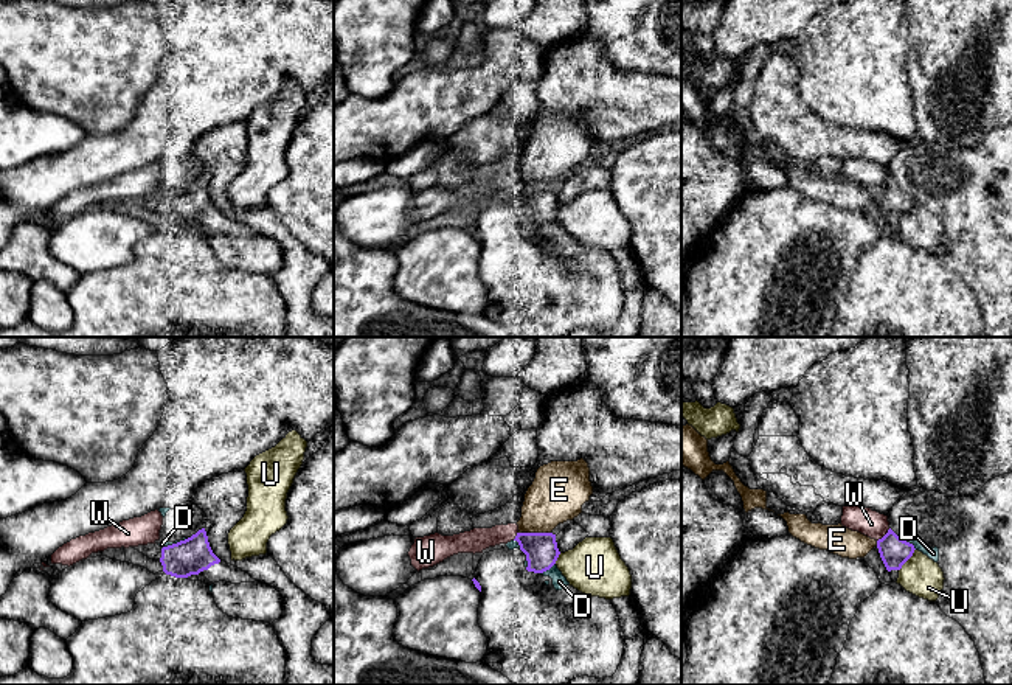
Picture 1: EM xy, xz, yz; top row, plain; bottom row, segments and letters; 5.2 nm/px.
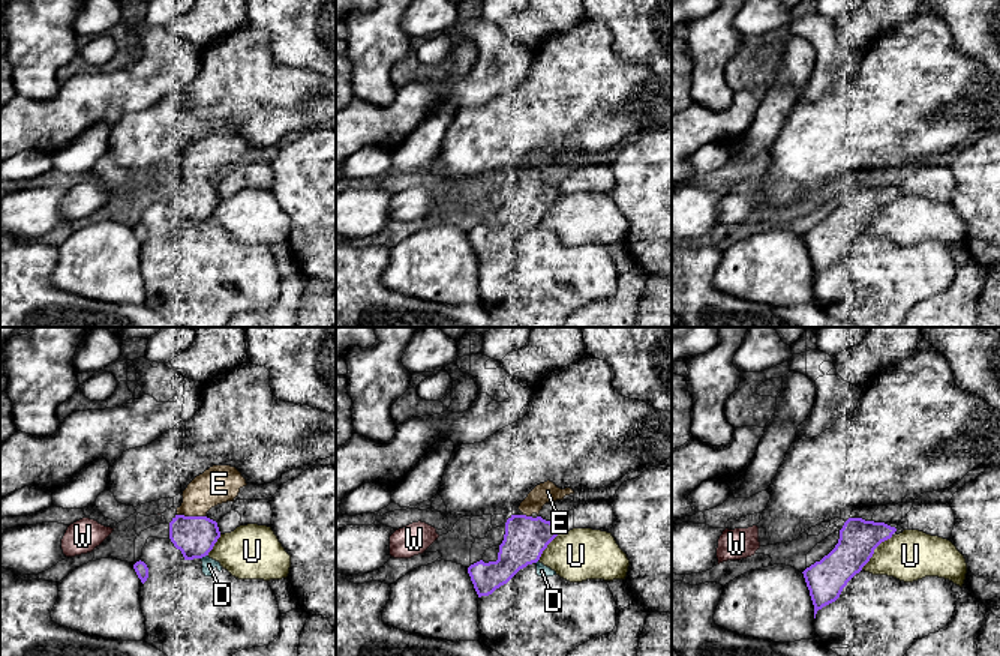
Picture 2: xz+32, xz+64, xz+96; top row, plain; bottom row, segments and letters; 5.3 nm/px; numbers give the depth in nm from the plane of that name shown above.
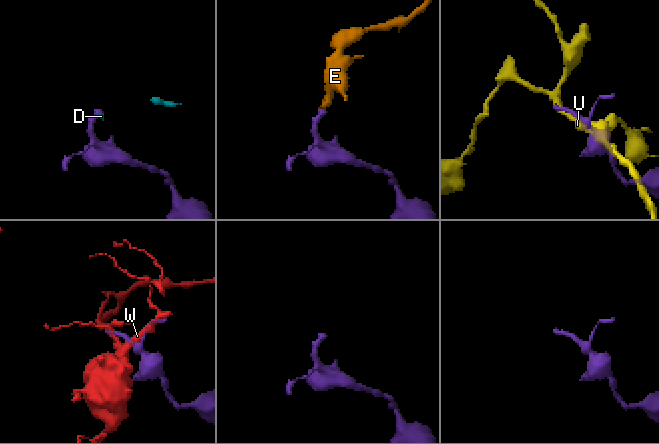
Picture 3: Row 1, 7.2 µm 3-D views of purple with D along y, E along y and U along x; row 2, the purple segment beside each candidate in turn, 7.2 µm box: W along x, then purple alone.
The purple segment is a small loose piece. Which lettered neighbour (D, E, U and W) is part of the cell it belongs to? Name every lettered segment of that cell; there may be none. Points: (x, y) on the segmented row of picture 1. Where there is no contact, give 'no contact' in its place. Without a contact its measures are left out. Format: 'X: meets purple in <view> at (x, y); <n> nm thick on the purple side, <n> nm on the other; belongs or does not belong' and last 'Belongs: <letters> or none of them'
D: meets purple in xz at (547, 569); 170 nm thick on the purple side, 80 nm on the other; does not belong
E: meets purple in xz at (536, 533); 170 nm thick on the purple side, 280 nm on the other; belongs
U: meets purple in yz at (908, 558); 160 nm thick on the purple side, 200 nm on the other; does not belong
W: meets purple in yz at (885, 535); 160 nm thick on the purple side, 140 nm on the other; does not belong
Belongs: E

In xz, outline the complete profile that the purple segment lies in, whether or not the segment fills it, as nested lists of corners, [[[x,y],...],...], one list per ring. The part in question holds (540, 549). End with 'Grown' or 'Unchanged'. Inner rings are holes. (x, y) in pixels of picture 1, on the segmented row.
[[[584,458],[551,461],[537,469],[514,539],[526,555],[528,572],[543,573],[556,564],[560,551],[551,531],[577,517],[591,494],[590,468]]]. Grown

